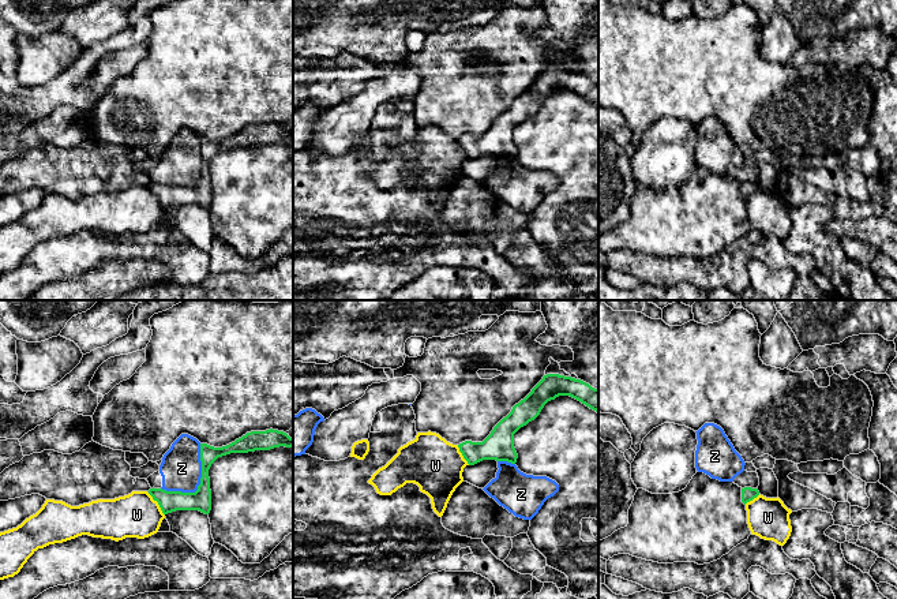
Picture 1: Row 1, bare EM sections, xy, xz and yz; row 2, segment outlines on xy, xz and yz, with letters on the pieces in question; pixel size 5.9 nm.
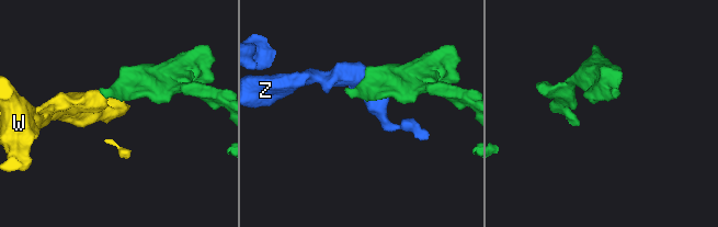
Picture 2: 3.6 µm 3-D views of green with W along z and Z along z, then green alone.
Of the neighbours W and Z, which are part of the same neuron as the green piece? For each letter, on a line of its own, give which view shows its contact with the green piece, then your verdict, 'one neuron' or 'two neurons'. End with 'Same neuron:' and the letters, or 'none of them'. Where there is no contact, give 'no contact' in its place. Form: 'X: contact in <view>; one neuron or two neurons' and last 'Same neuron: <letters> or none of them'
W: contact in xy; two neurons
Z: contact in xy; two neurons
Same neuron: none of them

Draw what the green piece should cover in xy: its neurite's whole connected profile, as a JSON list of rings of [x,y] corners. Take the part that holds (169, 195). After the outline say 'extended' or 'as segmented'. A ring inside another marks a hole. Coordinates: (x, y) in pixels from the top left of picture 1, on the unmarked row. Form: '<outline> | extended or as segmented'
[[[278,124],[251,126],[236,134],[234,136],[214,142],[200,138],[202,172],[195,187],[166,186],[162,183],[150,183],[149,188],[158,196],[164,209],[176,205],[199,205],[209,209],[211,205],[211,184],[209,164],[211,158],[222,150],[230,147],[248,147],[255,145],[270,145],[274,142],[292,142],[293,132]]] | as segmented

